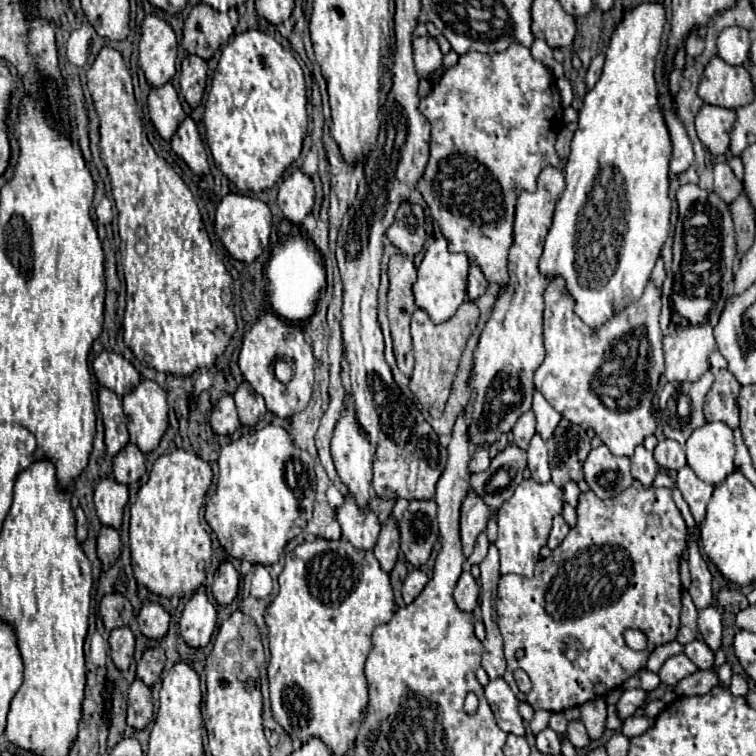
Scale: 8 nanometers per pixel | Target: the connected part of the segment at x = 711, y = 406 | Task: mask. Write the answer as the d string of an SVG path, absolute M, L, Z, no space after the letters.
M718 370L714 384L710 392L706 394L704 402L704 416L708 422L722 420L730 428L738 426L738 394L740 394L740 382L736 382L734 374L728 370Z

